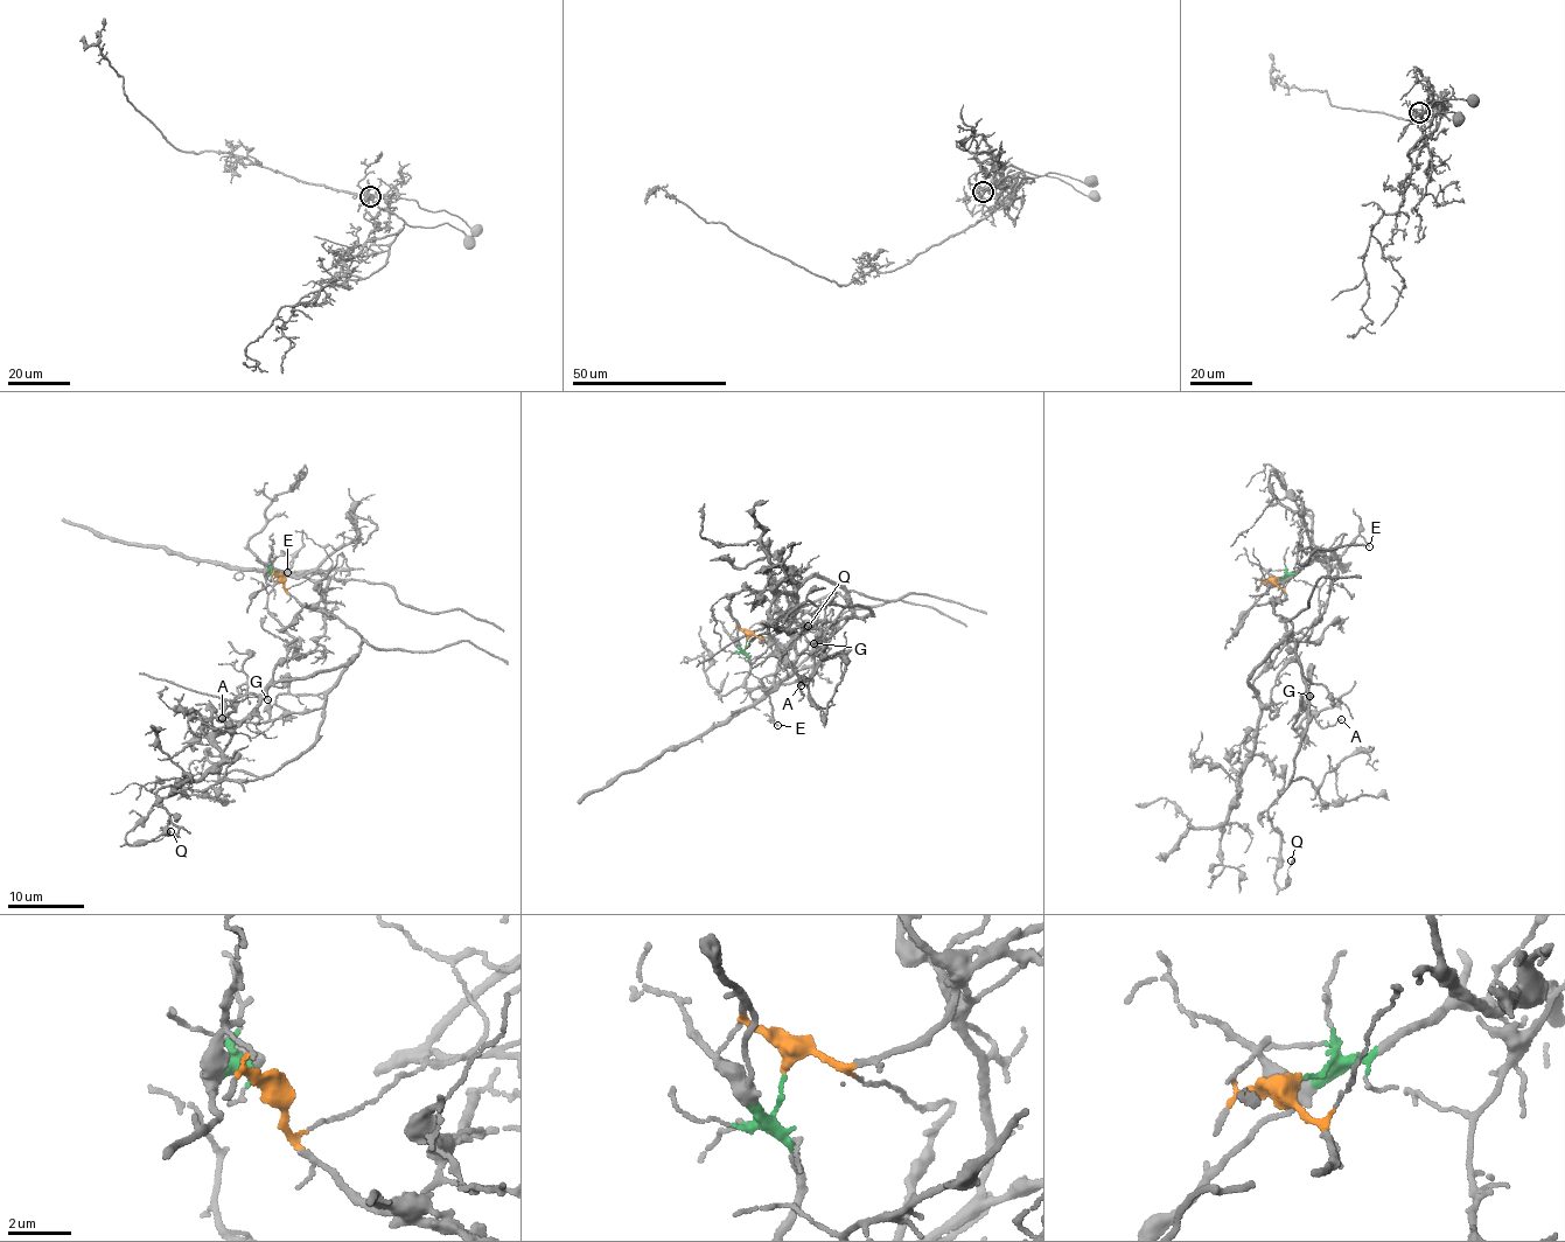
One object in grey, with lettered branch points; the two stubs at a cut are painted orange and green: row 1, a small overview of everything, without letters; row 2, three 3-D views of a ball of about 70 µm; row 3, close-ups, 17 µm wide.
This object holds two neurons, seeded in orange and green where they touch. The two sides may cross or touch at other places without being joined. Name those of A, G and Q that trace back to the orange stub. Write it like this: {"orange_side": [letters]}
{"orange_side": ["A", "G", "Q"]}

